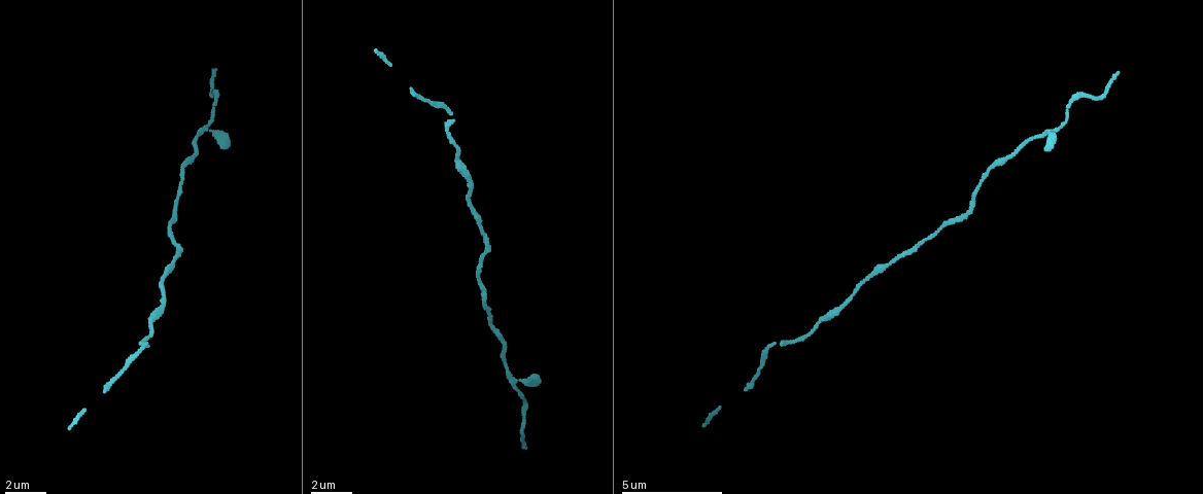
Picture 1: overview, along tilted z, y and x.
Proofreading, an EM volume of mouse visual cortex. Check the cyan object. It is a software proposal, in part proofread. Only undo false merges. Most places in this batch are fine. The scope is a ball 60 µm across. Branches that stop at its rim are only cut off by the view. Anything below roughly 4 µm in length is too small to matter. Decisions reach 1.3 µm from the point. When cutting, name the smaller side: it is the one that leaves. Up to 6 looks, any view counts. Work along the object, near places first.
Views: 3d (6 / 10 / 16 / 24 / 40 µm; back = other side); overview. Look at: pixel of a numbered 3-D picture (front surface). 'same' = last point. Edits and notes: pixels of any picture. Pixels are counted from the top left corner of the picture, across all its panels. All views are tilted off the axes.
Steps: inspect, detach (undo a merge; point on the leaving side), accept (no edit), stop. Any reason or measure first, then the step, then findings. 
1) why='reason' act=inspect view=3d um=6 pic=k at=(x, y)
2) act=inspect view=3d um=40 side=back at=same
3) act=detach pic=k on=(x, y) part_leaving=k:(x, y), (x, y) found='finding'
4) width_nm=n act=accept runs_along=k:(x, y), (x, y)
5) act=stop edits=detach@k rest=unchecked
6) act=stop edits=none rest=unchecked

act=inspect view=3d um=6 pic=1 at=(505, 364)

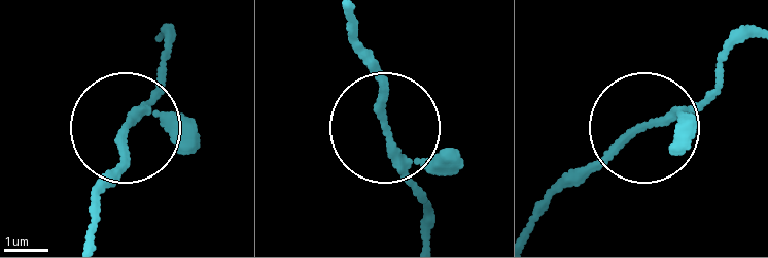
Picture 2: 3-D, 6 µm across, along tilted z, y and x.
act=accept runs_along=2:(350, 19), (389, 158), (423, 198) found='continuous, no second cell'

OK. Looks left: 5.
why='calibre changes' act=inspect view=3d um=10 pic=1 at=(165, 302)

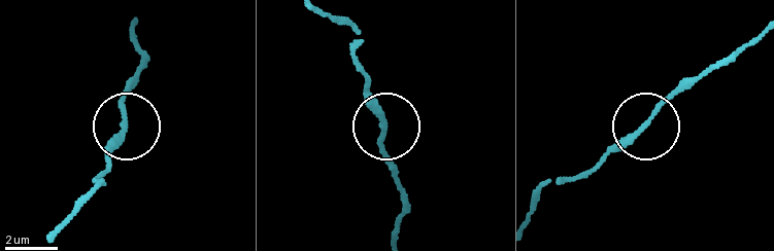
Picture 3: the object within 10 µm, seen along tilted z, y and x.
width_nm=190 act=accept runs_along=3:(402, 198), (385, 147), (388, 126), (360, 71) found='continuous, no second cell'

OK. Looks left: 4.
why='thin neck' act=inspect view=3d um=10 pic=1 at=(144, 349)

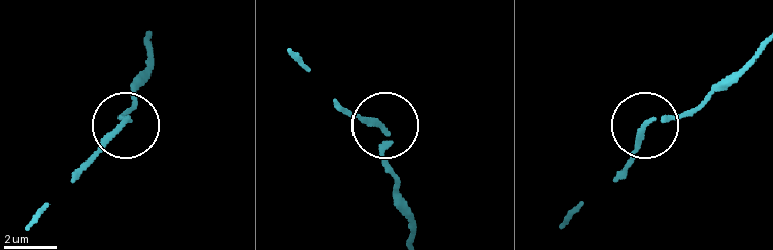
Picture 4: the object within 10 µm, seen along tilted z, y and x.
why='other side' act=inspect view=3d um=10 side=back pic=4 at=(385, 126)

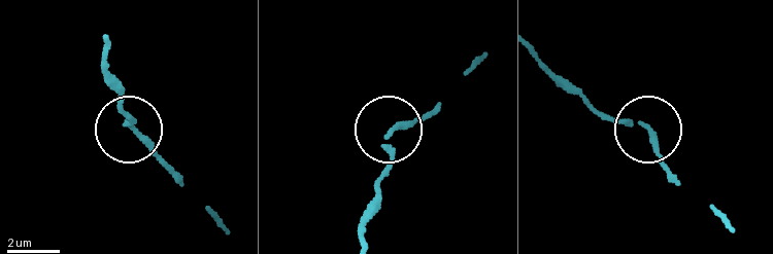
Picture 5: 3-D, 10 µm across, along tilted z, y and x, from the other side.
width_nm=160 act=accept found='one cell here'

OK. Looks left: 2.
act=stop edits=none rest=unchecked

